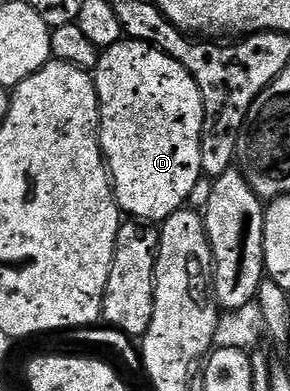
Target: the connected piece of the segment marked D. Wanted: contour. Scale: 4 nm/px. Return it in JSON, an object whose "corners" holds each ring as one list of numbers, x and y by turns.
{"corners":[[123,38,99,55,92,75,102,119,98,137,119,208,127,217,139,222,167,220,187,203,192,188,204,176,200,162,204,102,192,74,154,45]]}

